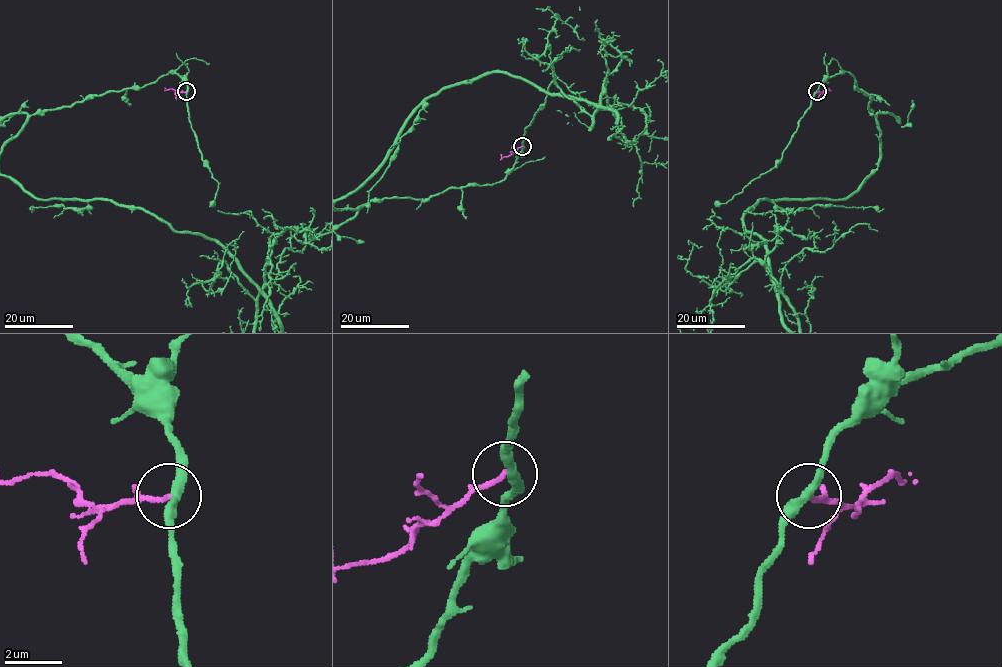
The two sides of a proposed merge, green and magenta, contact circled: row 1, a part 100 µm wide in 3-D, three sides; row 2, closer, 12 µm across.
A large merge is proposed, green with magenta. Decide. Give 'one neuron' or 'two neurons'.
two neurons

